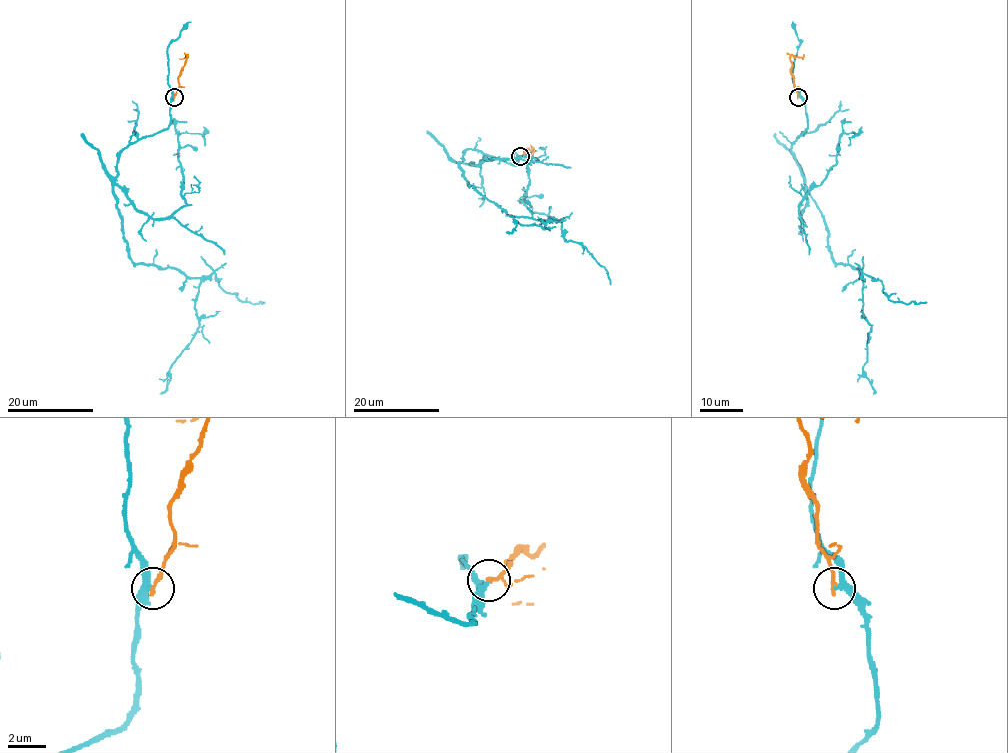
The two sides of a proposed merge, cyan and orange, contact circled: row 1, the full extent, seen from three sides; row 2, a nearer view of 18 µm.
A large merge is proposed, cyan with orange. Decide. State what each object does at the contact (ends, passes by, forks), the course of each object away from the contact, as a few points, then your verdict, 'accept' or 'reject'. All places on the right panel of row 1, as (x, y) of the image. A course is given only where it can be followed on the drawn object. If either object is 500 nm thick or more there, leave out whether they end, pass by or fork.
cyan passes by | orange ends | cyan via (798, 96), (807, 127), (791, 151), (831, 258), (863, 280), (871, 326), (863, 375), (873, 393) | orange via (798, 96), (790, 57), (803, 59) | reject

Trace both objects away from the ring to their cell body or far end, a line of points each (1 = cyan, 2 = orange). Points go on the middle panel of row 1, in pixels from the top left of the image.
1: (520, 156), (513, 165), (468, 149), (459, 163), (509, 215), (547, 221), (506, 231)
2: (520, 156), (533, 148), (531, 160), (525, 161)

